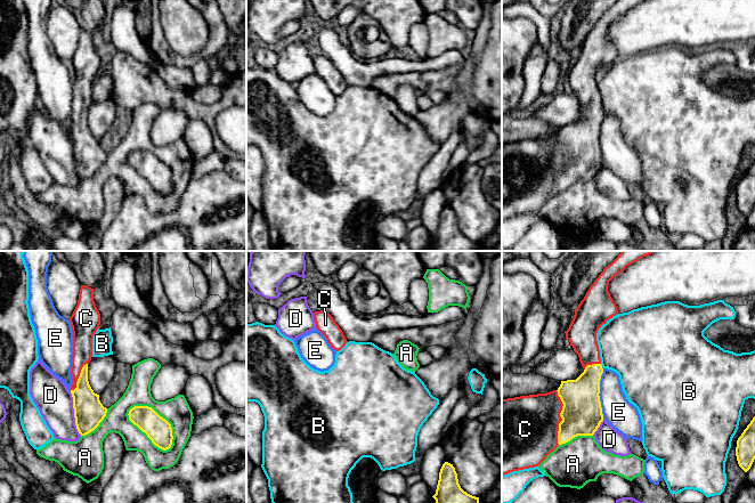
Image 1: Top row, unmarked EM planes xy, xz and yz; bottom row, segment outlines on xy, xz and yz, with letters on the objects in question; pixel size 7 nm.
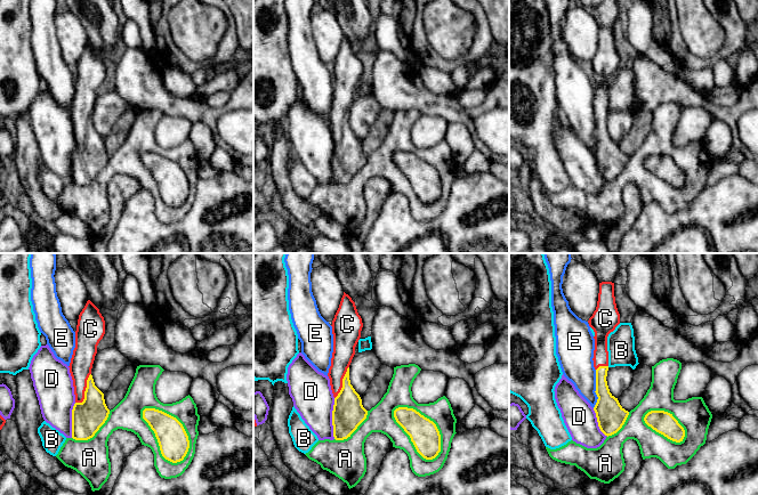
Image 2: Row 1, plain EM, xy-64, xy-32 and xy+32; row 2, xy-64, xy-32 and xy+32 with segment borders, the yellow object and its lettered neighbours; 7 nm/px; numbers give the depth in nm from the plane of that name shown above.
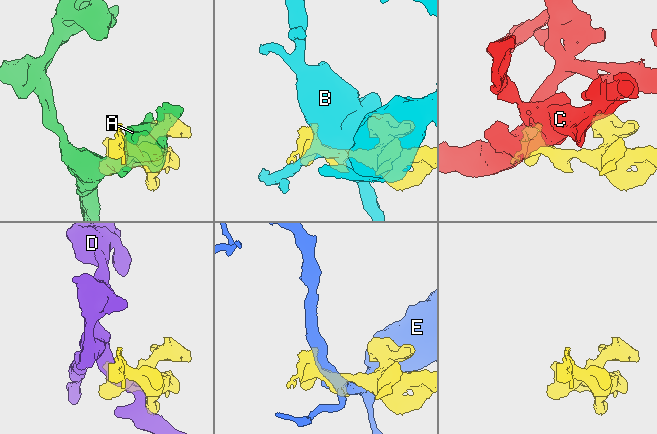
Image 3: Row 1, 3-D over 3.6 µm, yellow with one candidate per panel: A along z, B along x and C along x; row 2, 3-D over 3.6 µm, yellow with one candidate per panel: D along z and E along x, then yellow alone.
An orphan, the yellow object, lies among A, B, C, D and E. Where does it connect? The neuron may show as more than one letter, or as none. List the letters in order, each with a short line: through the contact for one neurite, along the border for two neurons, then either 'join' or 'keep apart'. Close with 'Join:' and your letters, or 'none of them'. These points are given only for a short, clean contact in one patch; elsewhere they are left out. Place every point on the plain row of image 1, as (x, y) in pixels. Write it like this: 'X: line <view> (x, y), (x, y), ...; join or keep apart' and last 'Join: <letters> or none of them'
A: keep apart
B: keep apart
C: join
D: keep apart
E: keep apart
Join: C

